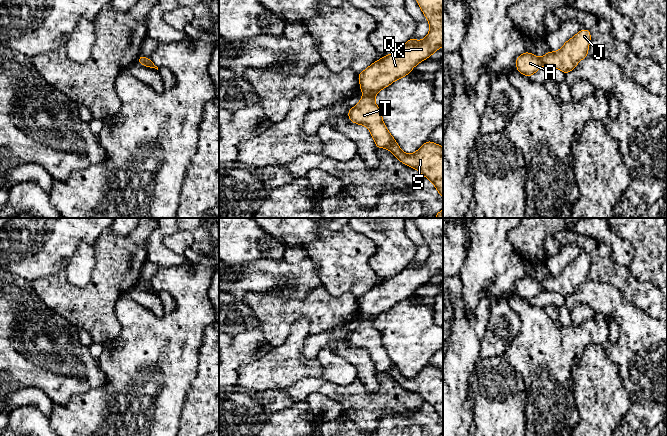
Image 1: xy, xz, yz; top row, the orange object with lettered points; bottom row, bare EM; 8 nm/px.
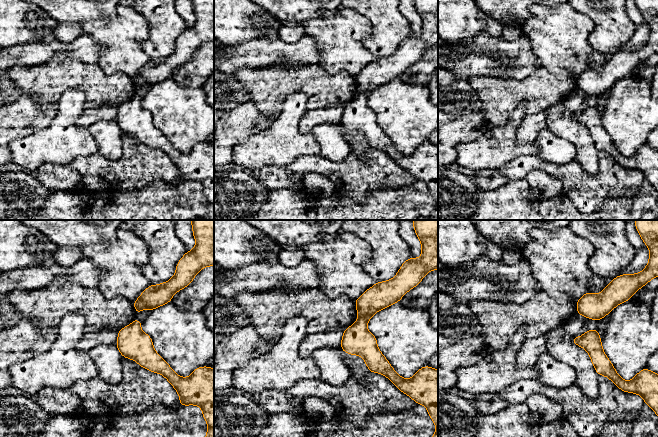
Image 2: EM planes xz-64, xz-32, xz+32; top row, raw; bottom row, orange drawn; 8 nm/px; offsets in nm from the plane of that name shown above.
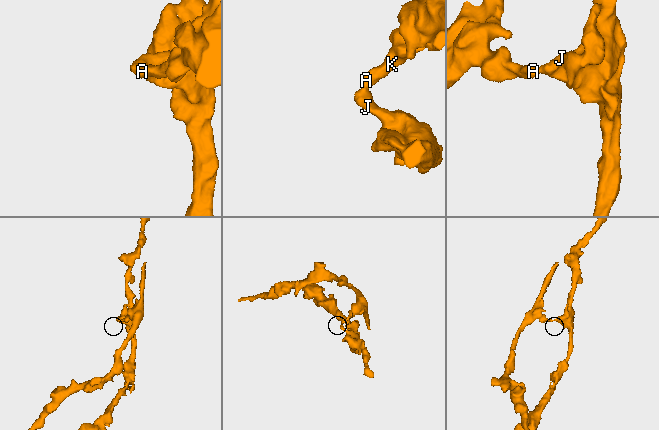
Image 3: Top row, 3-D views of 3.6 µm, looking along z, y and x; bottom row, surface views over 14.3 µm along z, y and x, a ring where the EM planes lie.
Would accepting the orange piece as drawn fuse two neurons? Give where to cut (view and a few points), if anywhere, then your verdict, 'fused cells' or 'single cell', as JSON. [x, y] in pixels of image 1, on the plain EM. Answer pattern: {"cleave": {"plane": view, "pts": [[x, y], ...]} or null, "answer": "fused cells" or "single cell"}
{"cleave": {"plane": "xz", "pts": [[363, 316], [368, 316], [374, 320]]}, "answer": "fused cells"}

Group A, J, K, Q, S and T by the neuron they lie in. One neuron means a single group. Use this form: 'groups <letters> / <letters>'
groups A K Q / J S T

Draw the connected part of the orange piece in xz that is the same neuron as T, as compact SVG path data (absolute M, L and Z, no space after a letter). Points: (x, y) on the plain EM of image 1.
M363 317L359 327L349 333L349 344L366 350L377 372L388 373L400 386L420 395L434 408L443 423L443 371L429 364L415 377L404 377L383 347L381 333L374 324L374 319Z

